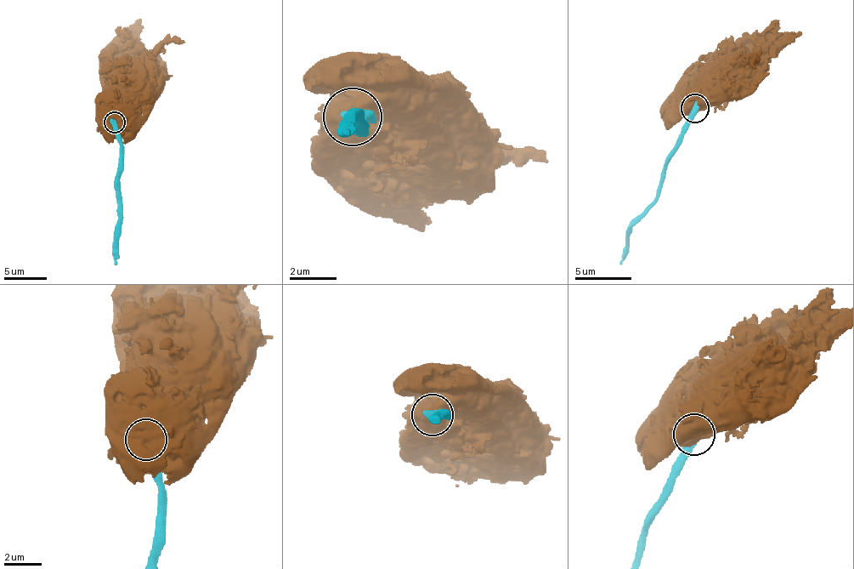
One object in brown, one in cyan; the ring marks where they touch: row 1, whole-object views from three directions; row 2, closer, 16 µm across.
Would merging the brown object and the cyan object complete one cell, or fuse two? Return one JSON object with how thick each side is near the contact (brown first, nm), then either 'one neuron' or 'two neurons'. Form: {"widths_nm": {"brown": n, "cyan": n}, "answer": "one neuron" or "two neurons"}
{"widths_nm": {"brown": 650, "cyan": 550}, "answer": "two neurons"}

